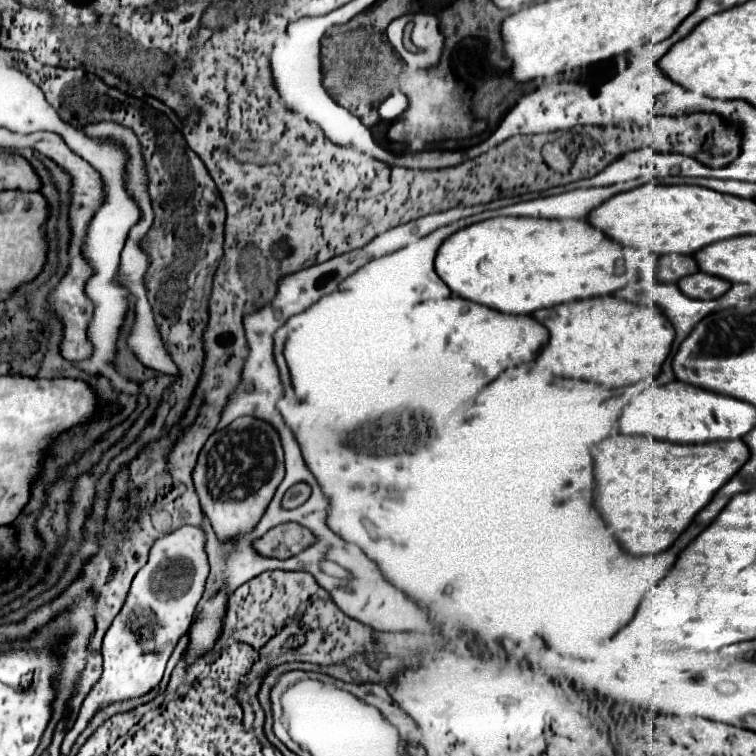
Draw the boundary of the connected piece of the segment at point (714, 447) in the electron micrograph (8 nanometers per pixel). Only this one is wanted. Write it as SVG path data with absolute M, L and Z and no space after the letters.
M644 435L608 437L592 453L598 483L594 507L614 529L618 543L634 555L668 549L712 501L714 493L750 459L750 449L742 439L678 445Z

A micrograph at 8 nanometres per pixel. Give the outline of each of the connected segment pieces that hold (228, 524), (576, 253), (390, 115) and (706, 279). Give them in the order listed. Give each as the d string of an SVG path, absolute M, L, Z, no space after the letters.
M250 415L238 417L228 427L214 431L206 439L192 471L202 513L210 519L210 525L220 541L250 533L264 515L282 479L284 453L280 435L268 421Z
M494 217L474 223L442 243L436 257L436 271L454 295L512 315L530 315L538 309L554 307L560 303L610 295L640 279L636 251L614 243L586 219Z
M396 91L392 97L388 97L382 105L380 105L380 117L382 119L396 119L404 113L404 93Z
M700 271L696 275L688 275L688 277L680 279L678 287L684 295L688 295L692 299L718 299L732 287L732 283Z

